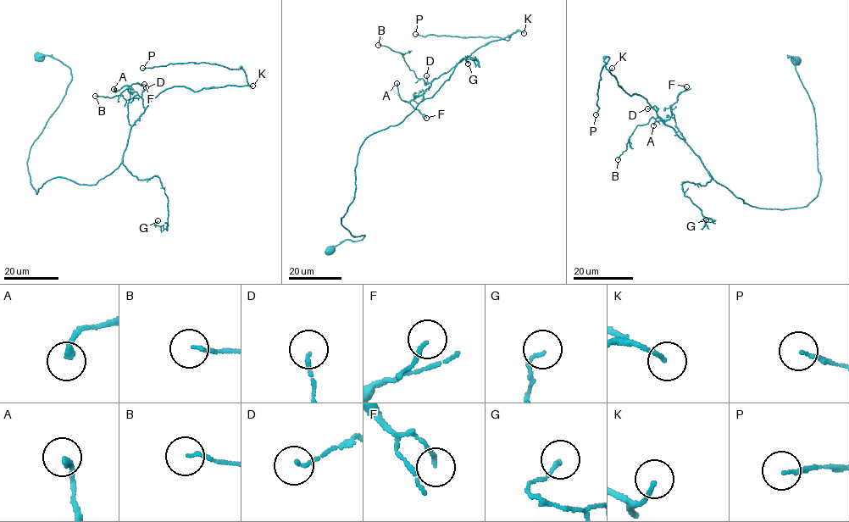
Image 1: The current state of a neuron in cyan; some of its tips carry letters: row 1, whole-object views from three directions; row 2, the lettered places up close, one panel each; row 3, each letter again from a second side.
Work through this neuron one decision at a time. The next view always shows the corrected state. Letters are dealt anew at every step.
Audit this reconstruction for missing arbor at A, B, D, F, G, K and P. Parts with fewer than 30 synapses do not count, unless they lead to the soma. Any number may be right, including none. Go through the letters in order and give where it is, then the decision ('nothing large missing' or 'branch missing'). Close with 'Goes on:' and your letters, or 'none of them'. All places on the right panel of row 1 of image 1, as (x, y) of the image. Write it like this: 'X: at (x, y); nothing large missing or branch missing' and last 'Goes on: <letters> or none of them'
A: at (653, 125); nothing large missing
B: at (618, 159); nothing large missing
D: at (647, 108); nothing large missing
F: at (686, 86); nothing large missing
G: at (706, 219); nothing large missing
K: at (612, 68); branch missing
P: at (596, 114); branch missing
Goes on: K, P

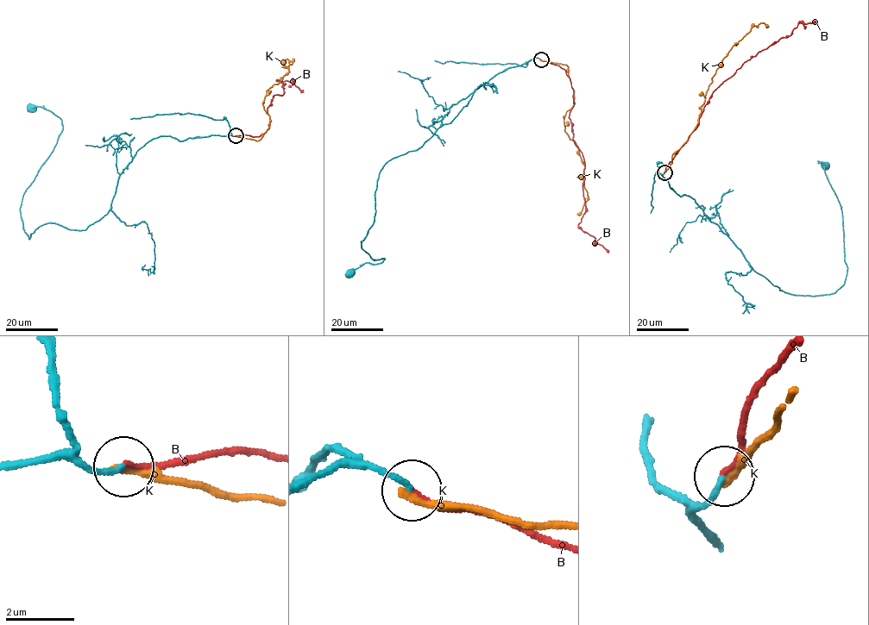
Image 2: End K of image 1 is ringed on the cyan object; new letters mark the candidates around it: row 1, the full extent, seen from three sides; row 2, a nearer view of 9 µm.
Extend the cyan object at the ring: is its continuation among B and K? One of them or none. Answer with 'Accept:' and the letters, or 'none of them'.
Accept: B

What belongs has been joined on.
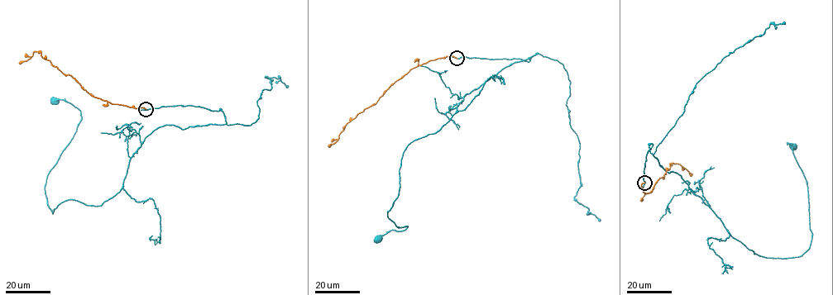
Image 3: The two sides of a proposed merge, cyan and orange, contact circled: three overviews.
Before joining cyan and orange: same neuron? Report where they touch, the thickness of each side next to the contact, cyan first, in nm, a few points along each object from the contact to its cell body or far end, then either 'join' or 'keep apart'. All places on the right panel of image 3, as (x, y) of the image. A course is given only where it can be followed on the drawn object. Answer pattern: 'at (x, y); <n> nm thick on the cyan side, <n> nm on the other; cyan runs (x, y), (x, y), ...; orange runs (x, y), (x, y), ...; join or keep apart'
at (644, 183); 160 nm thick on the cyan side, 240 nm on the other; cyan runs (645, 183), (652, 144), (660, 166), (754, 254), (800, 256), (812, 232), (793, 146); orange runs (645, 183), (641, 186), (646, 194), (658, 178), (664, 178), (670, 164), (676, 164), (691, 176); keep apart

